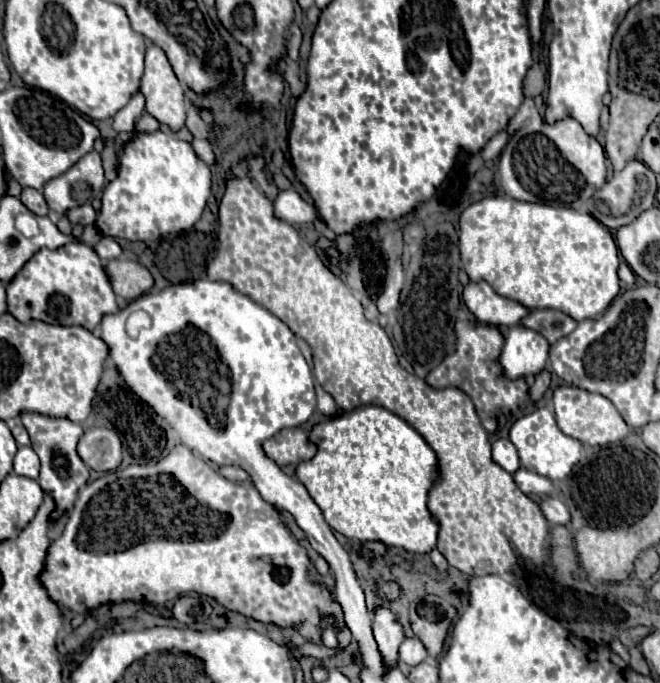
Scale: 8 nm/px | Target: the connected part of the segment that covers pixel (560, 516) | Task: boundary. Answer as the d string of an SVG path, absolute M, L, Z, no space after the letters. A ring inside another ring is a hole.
M541 496L539 508L541 508L541 512L549 524L567 524L569 522L567 506L553 496Z

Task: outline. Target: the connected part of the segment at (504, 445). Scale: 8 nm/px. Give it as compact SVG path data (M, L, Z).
M499 438L491 444L491 458L509 474L513 474L519 468L519 456L515 452L515 446L507 438Z

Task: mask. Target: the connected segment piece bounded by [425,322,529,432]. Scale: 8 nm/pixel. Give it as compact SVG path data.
M457 322L457 348L439 368L427 374L427 384L433 388L459 388L463 390L475 404L475 410L481 418L481 424L487 432L495 432L497 428L497 414L509 414L511 410L519 408L529 398L529 386L525 378L507 380L503 368L499 364L499 354L503 348L503 334L497 326L477 324L477 322Z

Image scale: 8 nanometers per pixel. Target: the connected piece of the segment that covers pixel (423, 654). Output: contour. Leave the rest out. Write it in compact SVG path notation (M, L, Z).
M405 638L399 646L399 662L405 662L407 666L417 666L427 660L427 656L429 654L419 638Z

